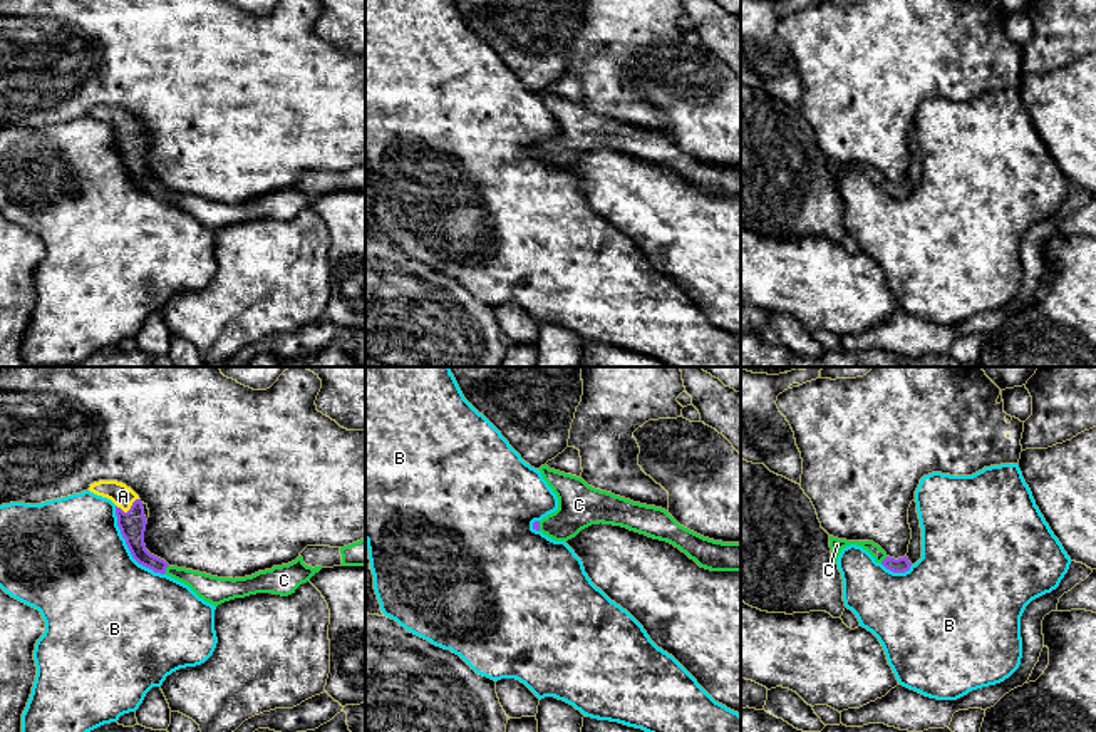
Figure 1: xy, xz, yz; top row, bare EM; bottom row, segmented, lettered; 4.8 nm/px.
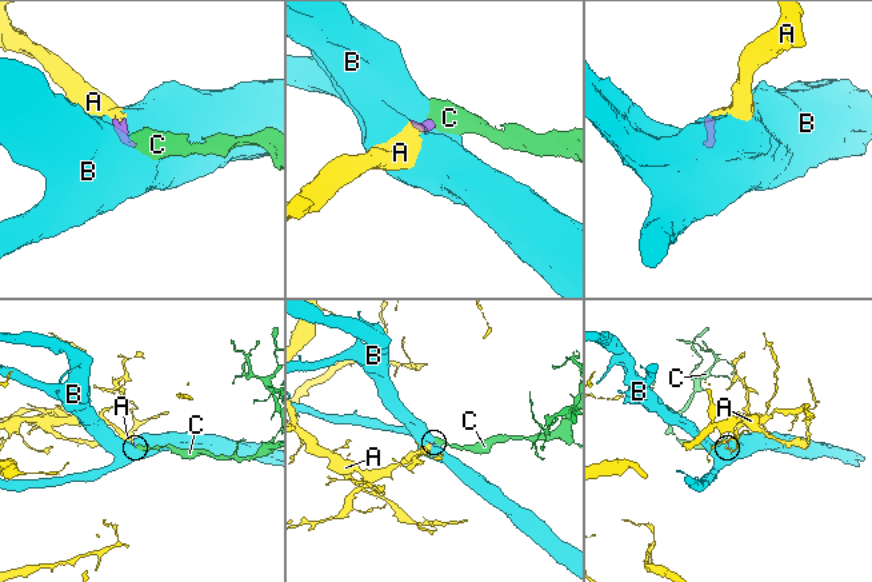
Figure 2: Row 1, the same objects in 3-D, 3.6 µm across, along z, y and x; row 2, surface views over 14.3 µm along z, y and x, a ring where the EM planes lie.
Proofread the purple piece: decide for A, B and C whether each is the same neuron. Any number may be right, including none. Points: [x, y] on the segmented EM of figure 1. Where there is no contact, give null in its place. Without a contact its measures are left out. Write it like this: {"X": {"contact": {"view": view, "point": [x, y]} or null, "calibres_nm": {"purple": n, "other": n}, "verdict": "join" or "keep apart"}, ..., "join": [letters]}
{"A": {"contact": {"view": "xy", "point": [129, 510]}, "calibres_nm": {"purple": 130, "other": 110}, "verdict": "join"}, "B": {"contact": {"view": "xy", "point": [128, 546]}, "calibres_nm": {"purple": 130, "other": 500}, "verdict": "keep apart"}, "C": {"contact": {"view": "xy", "point": [165, 570]}, "calibres_nm": {"purple": 110, "other": 130}, "verdict": "join"}, "join": ["A", "C"]}

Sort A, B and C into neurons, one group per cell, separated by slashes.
A C / B

